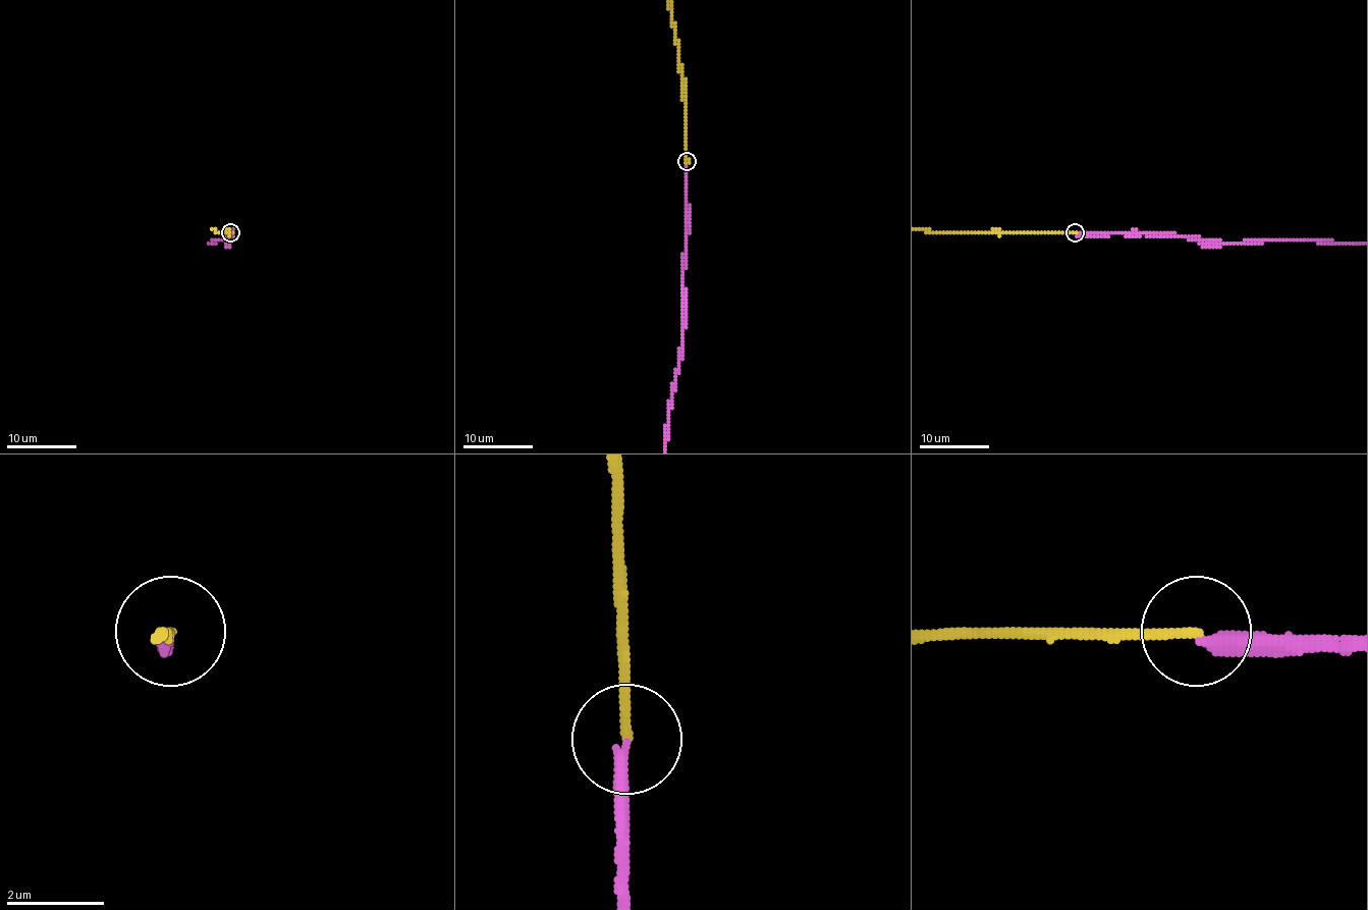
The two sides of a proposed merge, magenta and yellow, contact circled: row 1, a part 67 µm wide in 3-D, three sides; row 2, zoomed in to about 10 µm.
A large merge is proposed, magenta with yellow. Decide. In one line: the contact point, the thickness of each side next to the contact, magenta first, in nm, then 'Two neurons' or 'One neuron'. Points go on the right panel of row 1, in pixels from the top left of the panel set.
Place: (1075, 232). Thickness 280 nm (magenta) against 200 nm. Two neurons

